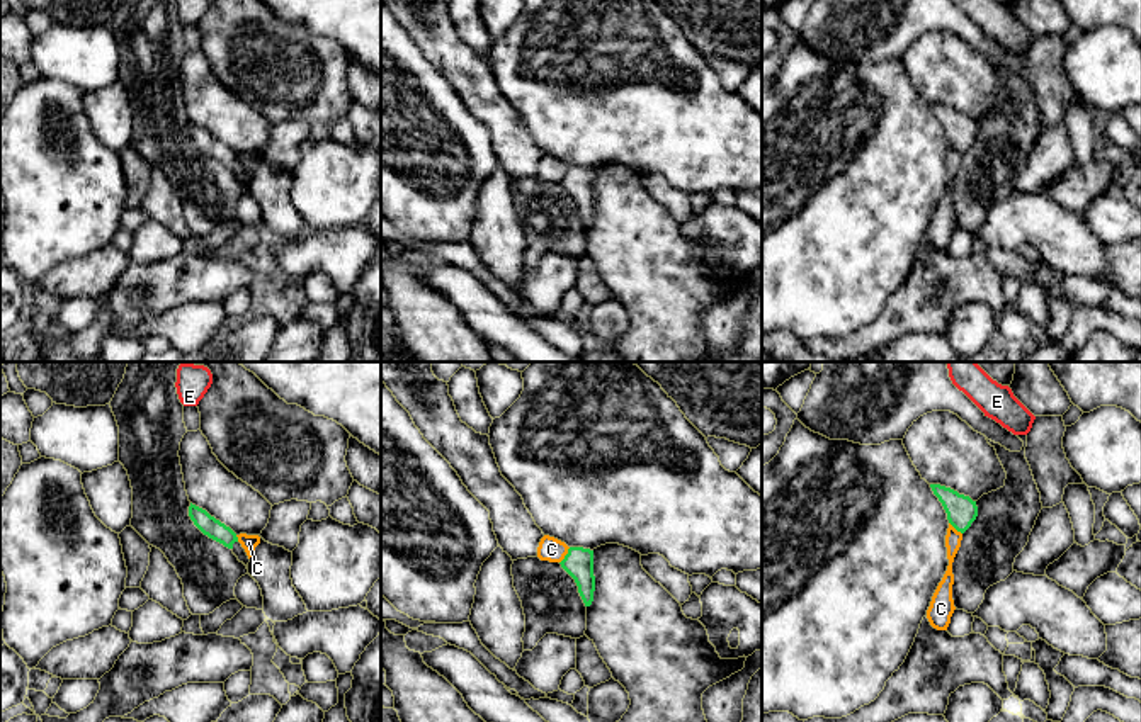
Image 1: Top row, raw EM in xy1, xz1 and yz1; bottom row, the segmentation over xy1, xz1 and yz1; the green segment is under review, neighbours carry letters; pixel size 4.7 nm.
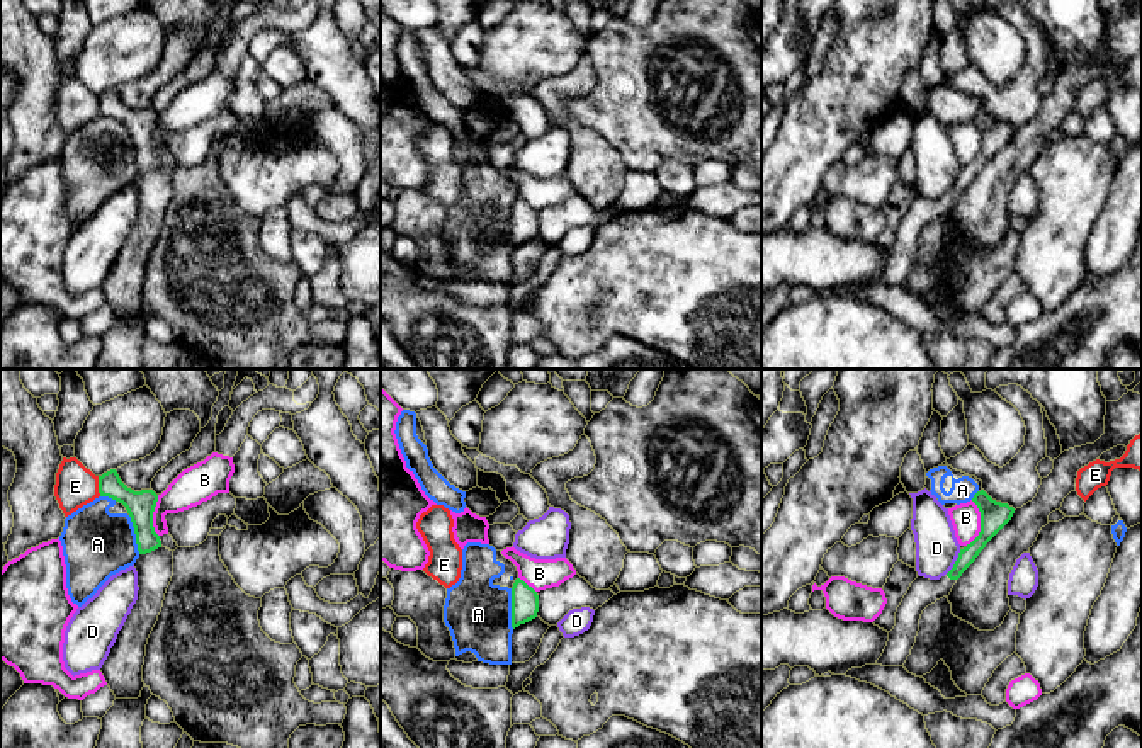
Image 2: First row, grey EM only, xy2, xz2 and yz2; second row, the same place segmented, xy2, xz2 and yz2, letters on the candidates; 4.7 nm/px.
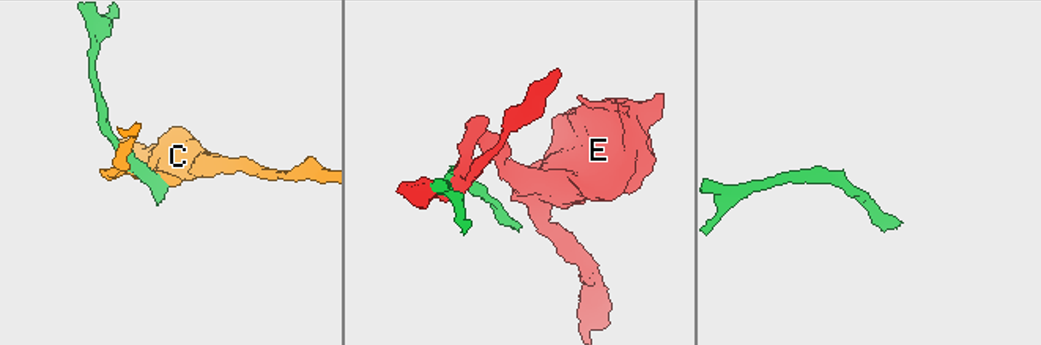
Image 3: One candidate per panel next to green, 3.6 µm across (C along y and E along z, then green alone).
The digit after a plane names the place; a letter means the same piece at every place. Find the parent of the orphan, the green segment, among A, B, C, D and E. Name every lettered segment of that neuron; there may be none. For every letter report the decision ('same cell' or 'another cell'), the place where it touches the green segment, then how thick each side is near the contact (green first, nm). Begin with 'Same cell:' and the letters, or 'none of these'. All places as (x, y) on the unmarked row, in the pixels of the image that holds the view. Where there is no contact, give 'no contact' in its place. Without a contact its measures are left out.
Same cell: none of these
A: another cell; contact xz2 (512, 228); calibres 130 and 320 nm
B: another cell; contact yz2 (981, 143); calibres 140 and 140 nm
C: another cell; contact xz1 (565, 175); calibres 140 and 120 nm
D: another cell; contact yz2 (955, 181); calibres 110 and 200 nm
E: another cell; contact xy2 (99, 106); calibres 140 and 190 nm

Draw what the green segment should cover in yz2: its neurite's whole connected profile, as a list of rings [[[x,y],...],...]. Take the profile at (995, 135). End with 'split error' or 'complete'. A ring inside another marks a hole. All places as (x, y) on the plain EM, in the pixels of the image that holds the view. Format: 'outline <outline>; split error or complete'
outline [[[984,109],[972,117],[981,131],[981,151],[967,165],[960,165],[953,187],[940,199],[919,196],[911,202],[896,231],[896,245],[889,252],[887,265],[877,284],[904,286],[919,250],[923,230],[936,219],[948,216],[962,192],[975,180],[986,163],[1011,139],[1015,128],[992,119]]]; split error

